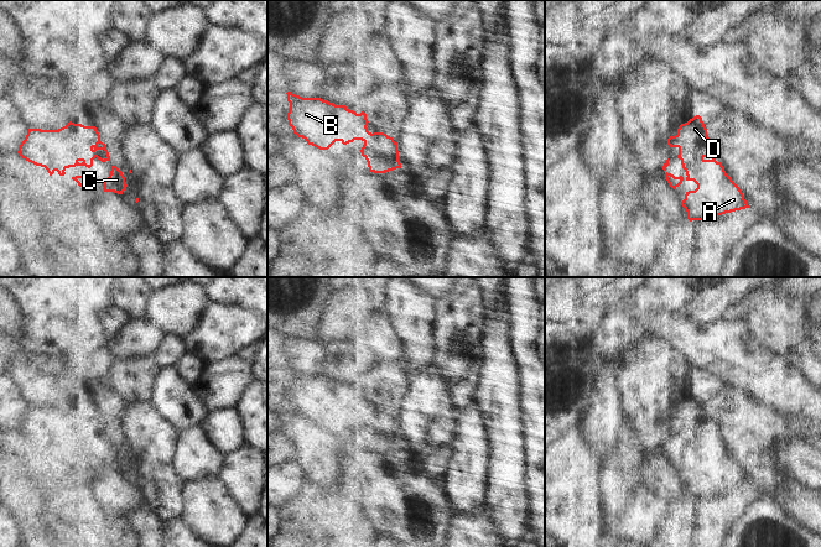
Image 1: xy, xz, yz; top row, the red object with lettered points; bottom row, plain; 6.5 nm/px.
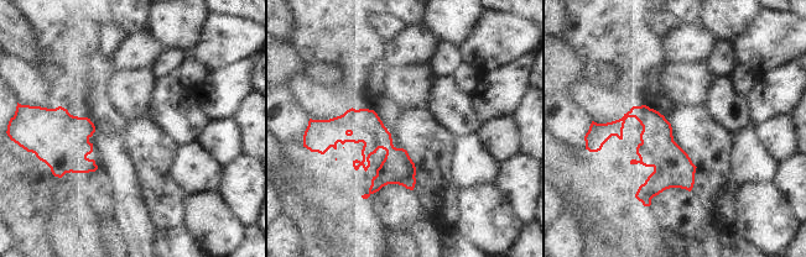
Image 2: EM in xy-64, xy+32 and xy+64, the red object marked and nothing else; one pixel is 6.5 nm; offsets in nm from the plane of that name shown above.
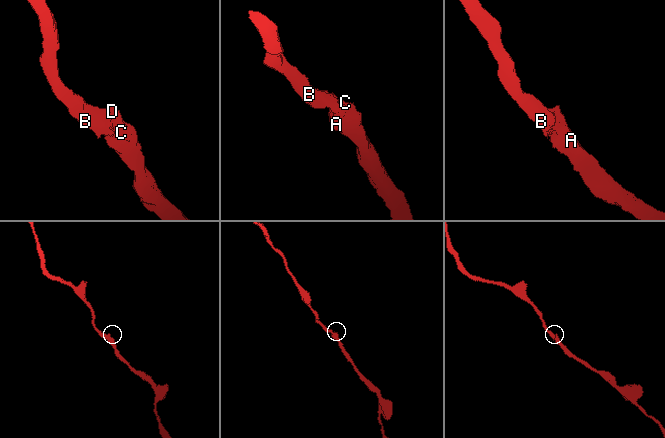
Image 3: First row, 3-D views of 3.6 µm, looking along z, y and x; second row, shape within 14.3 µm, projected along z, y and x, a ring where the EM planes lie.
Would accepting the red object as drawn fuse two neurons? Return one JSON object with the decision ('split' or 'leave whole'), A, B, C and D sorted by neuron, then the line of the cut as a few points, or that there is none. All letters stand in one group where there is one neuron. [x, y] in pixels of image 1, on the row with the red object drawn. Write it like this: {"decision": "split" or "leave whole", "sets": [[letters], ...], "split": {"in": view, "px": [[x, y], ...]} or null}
{"decision": "leave whole", "sets": [["A", "B", "C", "D"]], "split": null}

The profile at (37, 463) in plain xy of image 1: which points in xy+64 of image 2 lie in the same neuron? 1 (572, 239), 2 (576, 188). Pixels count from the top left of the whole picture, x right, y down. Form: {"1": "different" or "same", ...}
{"1": "different", "2": "different"}

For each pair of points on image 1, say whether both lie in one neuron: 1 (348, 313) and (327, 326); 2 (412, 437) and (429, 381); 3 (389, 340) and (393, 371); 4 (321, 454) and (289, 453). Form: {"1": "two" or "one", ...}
{"1": "one", "2": "one", "3": "two", "4": "two"}

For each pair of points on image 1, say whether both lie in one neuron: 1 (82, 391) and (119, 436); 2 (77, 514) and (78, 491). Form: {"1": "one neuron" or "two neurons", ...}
{"1": "one neuron", "2": "two neurons"}

